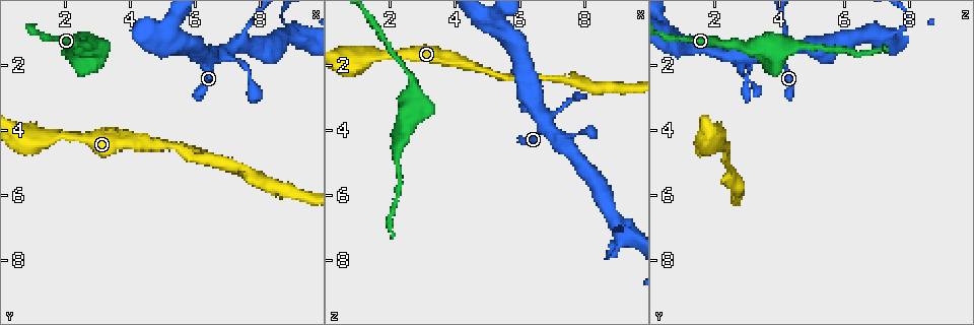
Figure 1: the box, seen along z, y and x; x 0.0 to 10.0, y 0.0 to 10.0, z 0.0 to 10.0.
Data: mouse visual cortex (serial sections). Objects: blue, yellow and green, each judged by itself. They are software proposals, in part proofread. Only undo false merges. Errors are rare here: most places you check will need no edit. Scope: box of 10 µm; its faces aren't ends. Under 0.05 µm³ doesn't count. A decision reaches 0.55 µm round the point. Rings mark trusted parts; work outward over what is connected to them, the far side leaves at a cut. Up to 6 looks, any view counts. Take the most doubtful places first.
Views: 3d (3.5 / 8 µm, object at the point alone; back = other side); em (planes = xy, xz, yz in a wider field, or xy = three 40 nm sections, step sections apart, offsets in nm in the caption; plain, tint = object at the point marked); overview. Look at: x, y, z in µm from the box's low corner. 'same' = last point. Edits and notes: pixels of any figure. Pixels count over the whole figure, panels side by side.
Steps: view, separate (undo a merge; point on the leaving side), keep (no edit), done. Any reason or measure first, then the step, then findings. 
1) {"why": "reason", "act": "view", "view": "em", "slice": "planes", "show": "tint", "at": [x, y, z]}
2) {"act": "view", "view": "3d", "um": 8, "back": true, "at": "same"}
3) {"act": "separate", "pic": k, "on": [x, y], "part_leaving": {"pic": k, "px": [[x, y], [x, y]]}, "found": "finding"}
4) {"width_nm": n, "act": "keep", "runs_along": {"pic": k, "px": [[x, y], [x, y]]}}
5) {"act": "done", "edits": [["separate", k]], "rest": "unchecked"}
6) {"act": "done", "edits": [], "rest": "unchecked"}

{"act": "view", "view": "3d", "um": 3.5, "at": [2.85, 1.40, 3.45]}

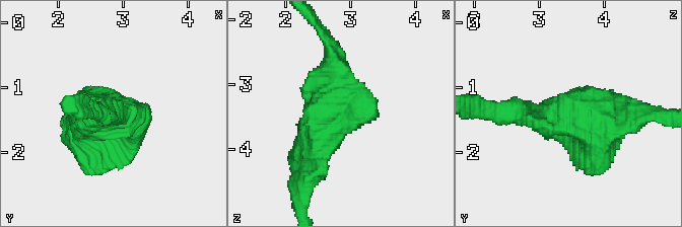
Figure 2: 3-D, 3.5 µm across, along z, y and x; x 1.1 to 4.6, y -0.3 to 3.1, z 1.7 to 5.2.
{"why": "need the tissue", "act": "view", "view": "em", "slice": "xy", "step": 3, "show": "tint", "at": [2.85, 1.35, 3.45]}

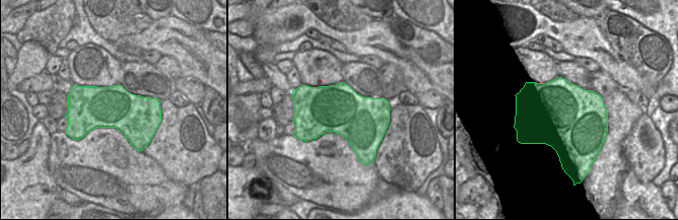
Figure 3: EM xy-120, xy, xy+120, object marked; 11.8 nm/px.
{"act": "keep", "runs_along": {"pic": 2, "px": [[332, 65], [338, 117], [303, 186]]}, "found": "all the same cell"}

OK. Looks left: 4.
{"why": "sudden change in width", "act": "view", "view": "3d", "um": 3.5, "at": [6.85, 1.70, 3.70]}

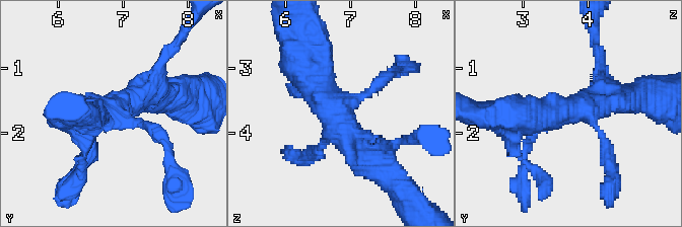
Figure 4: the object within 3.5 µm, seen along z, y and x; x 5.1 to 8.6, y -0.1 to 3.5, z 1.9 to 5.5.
{"why": "now the EM", "act": "view", "view": "em", "slice": "xy", "step": 2, "show": "tint", "at": [6.80, 1.65, 3.70]}

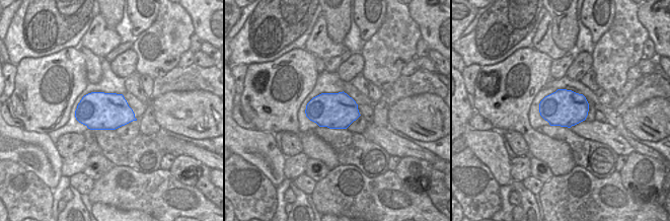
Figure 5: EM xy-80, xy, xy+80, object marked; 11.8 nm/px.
{"width_nm": 440, "act": "keep", "runs_along": {"pic": 4, "px": [[607, 151], [589, 110], [514, 117]]}, "found": "continuous, no second cell"}

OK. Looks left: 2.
{"act": "done", "edits": [], "rest": "unchecked"}

